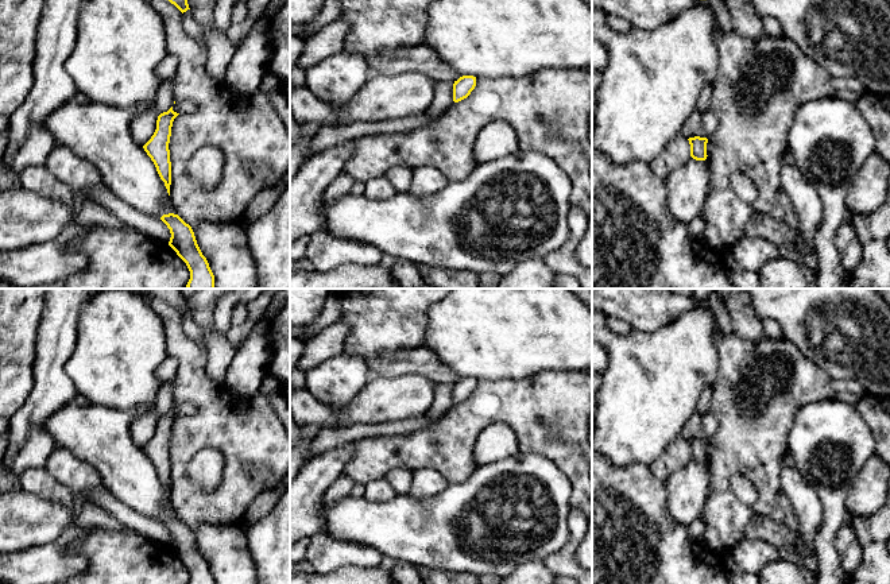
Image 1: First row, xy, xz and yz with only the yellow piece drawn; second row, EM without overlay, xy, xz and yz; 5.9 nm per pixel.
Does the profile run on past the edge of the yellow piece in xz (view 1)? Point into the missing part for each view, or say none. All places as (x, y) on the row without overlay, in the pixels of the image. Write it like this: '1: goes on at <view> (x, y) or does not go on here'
1: does not go on here

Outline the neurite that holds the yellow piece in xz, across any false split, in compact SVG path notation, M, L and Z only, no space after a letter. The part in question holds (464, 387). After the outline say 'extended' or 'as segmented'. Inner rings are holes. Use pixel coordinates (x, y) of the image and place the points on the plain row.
M463 378L453 386L453 403L458 405L467 401L476 388L476 379Z | as segmented

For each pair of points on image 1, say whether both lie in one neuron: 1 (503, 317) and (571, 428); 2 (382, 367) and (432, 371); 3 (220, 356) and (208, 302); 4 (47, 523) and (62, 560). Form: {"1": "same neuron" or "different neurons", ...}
{"1": "different neurons", "2": "same neuron", "3": "same neuron", "4": "different neurons"}

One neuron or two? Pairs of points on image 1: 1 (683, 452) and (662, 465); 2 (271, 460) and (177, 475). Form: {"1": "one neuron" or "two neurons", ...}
{"1": "one neuron", "2": "one neuron"}

